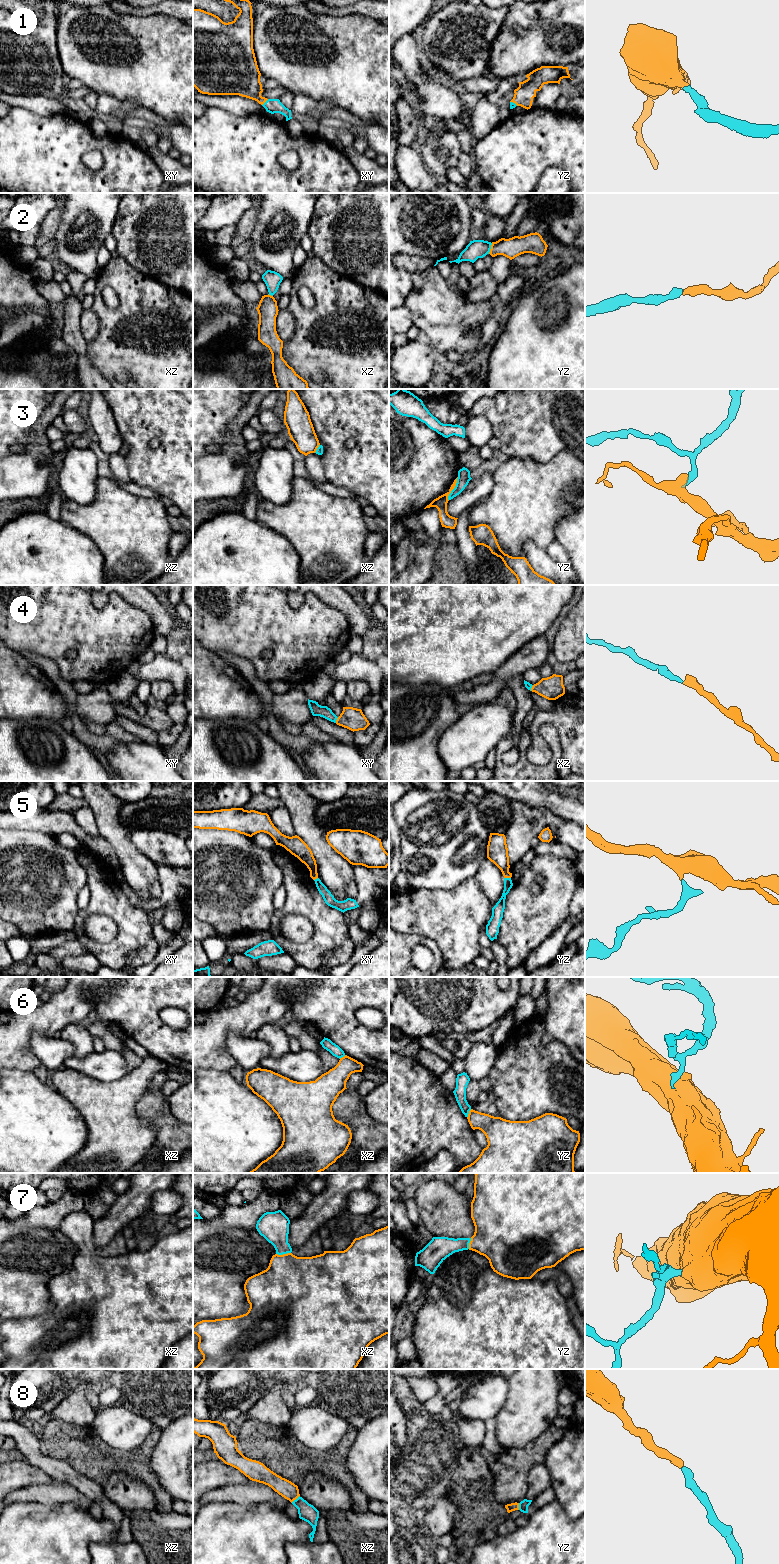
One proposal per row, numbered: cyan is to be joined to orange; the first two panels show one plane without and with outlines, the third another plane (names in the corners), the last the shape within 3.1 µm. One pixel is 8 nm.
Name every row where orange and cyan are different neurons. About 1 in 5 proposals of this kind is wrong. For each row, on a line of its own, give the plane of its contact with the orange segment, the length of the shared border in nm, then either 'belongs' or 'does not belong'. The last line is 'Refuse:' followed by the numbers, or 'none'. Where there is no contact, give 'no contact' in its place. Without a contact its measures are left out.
1: contact in xy; length 80 nm; belongs
2: contact in yz; length 90 nm; belongs
3: contact in yz; length 200 nm; does not belong
4: contact in xy; length 50 nm; belongs
5: contact in yz; length 60 nm; belongs
6: contact in yz; length 80 nm; does not belong
7: contact in xz; length 120 nm; belongs
8: contact in xz; length 90 nm; belongs
Refuse: 3, 6

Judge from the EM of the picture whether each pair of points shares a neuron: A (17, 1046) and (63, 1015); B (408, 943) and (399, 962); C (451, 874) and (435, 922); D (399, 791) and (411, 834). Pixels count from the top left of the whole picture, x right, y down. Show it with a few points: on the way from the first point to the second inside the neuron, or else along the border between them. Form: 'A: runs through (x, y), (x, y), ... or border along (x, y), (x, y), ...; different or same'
A: runs through (25, 1033), (39, 1019), (50, 1017); same
B: runs through (403, 948), (399, 952), (399, 957); same
C: border along (468, 879), (450, 888), (422, 888); different
D: border along (408, 791), (399, 800); different

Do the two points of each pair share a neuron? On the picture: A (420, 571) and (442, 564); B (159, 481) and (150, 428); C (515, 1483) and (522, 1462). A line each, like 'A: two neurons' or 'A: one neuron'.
A: two neurons
B: one neuron
C: one neuron

